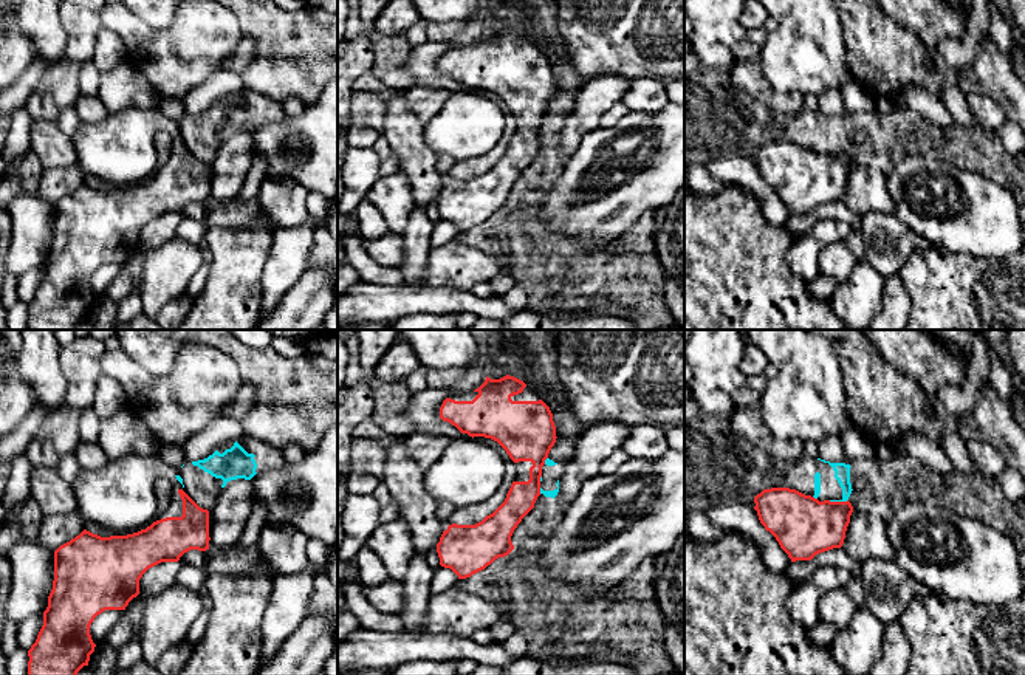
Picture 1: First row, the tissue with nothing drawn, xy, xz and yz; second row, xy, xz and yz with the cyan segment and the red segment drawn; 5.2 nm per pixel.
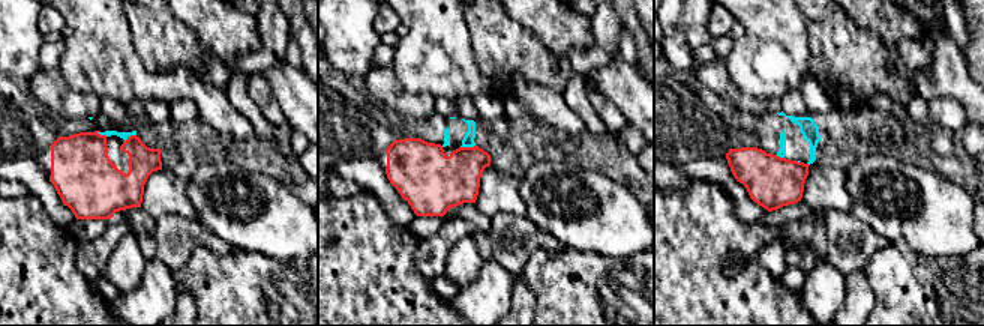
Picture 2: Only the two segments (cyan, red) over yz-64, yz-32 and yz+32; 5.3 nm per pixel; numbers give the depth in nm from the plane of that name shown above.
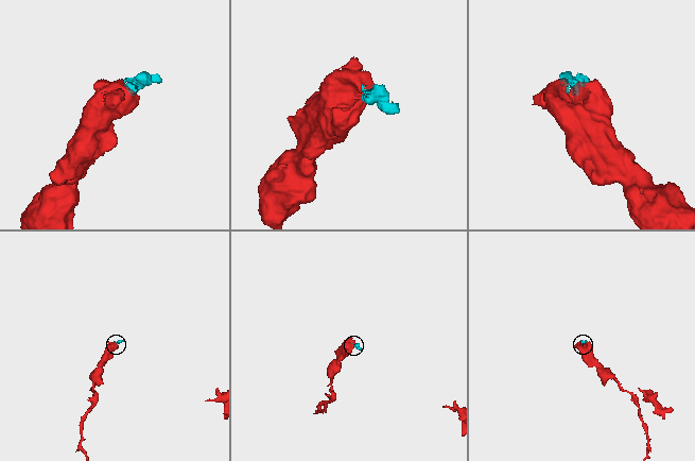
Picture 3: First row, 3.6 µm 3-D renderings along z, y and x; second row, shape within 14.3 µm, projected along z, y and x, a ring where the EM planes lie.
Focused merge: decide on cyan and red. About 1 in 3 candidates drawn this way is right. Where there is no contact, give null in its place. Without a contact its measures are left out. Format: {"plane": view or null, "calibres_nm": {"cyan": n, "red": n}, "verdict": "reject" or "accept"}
{"plane": "yz", "calibres_nm": {"cyan": 80, "red": 320}, "verdict": "reject"}

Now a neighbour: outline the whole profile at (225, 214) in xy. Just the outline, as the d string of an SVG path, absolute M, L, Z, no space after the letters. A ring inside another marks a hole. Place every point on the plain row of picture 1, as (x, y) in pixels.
M259 198L242 201L209 201L206 206L206 224L218 228L246 228L262 217Z

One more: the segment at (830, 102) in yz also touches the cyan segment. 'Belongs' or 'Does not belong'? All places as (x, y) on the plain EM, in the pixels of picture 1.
Does not belong

